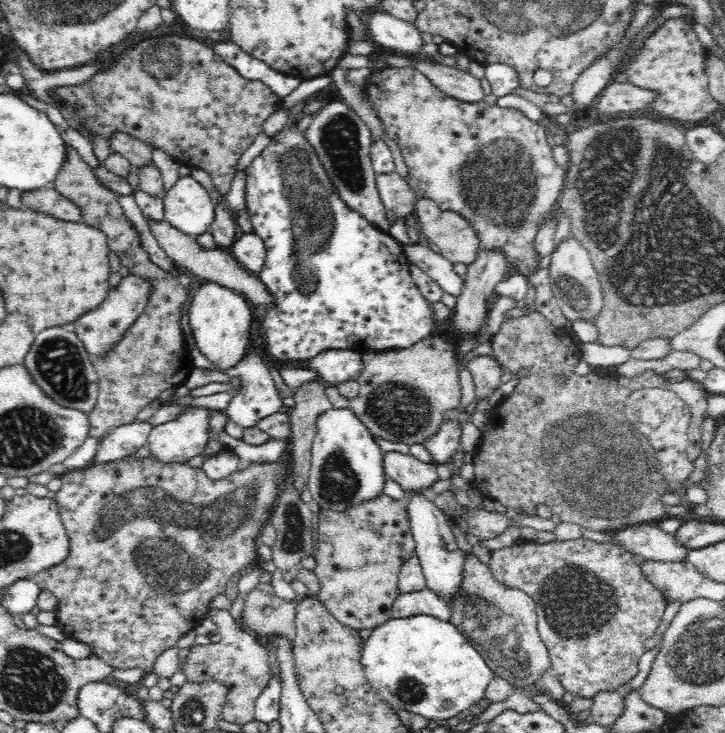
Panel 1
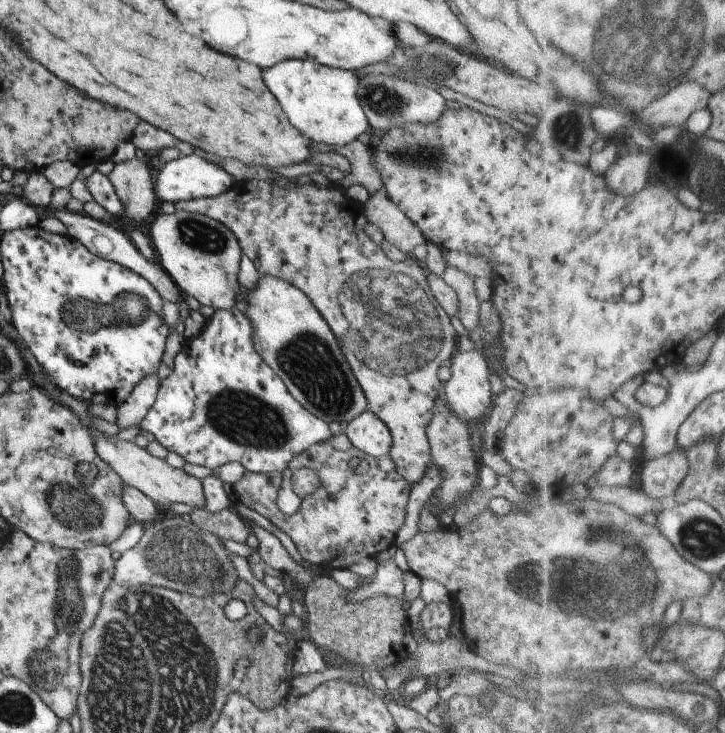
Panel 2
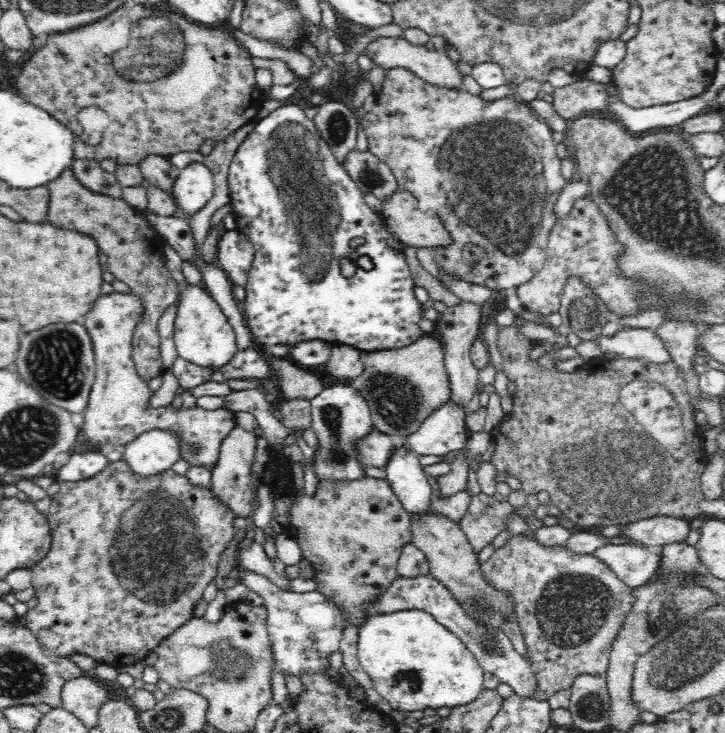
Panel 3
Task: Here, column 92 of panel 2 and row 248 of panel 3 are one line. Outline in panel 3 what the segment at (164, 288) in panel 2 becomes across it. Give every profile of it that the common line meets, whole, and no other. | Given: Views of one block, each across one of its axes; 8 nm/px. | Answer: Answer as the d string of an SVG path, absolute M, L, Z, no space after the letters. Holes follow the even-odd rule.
M224 229L218 240L218 266L234 285L246 286L255 255L254 245L237 229Z

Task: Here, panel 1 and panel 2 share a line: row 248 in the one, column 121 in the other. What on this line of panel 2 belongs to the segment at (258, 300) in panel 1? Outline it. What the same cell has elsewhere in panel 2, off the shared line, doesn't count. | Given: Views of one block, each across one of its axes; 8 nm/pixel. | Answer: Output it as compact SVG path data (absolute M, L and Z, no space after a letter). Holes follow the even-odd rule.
M134 158L124 163L115 164L110 174L108 174L108 178L112 186L114 186L118 198L124 205L123 213L119 218L123 218L125 226L126 224L139 226L148 216L153 214L152 210L154 210L154 204L156 204L156 196L152 176L150 176L150 170L145 162L146 158L143 162Z

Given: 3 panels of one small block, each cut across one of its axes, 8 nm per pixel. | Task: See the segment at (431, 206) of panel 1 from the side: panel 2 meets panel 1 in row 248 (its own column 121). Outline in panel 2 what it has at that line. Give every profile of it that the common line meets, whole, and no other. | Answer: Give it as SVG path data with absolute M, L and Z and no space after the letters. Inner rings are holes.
M97 431L93 434L98 456L114 469L124 483L138 488L159 506L170 507L174 502L184 502L187 506L199 509L205 506L205 494L200 479L184 473L181 469L169 466L164 458L152 456L146 448L141 448L134 442L106 437Z

